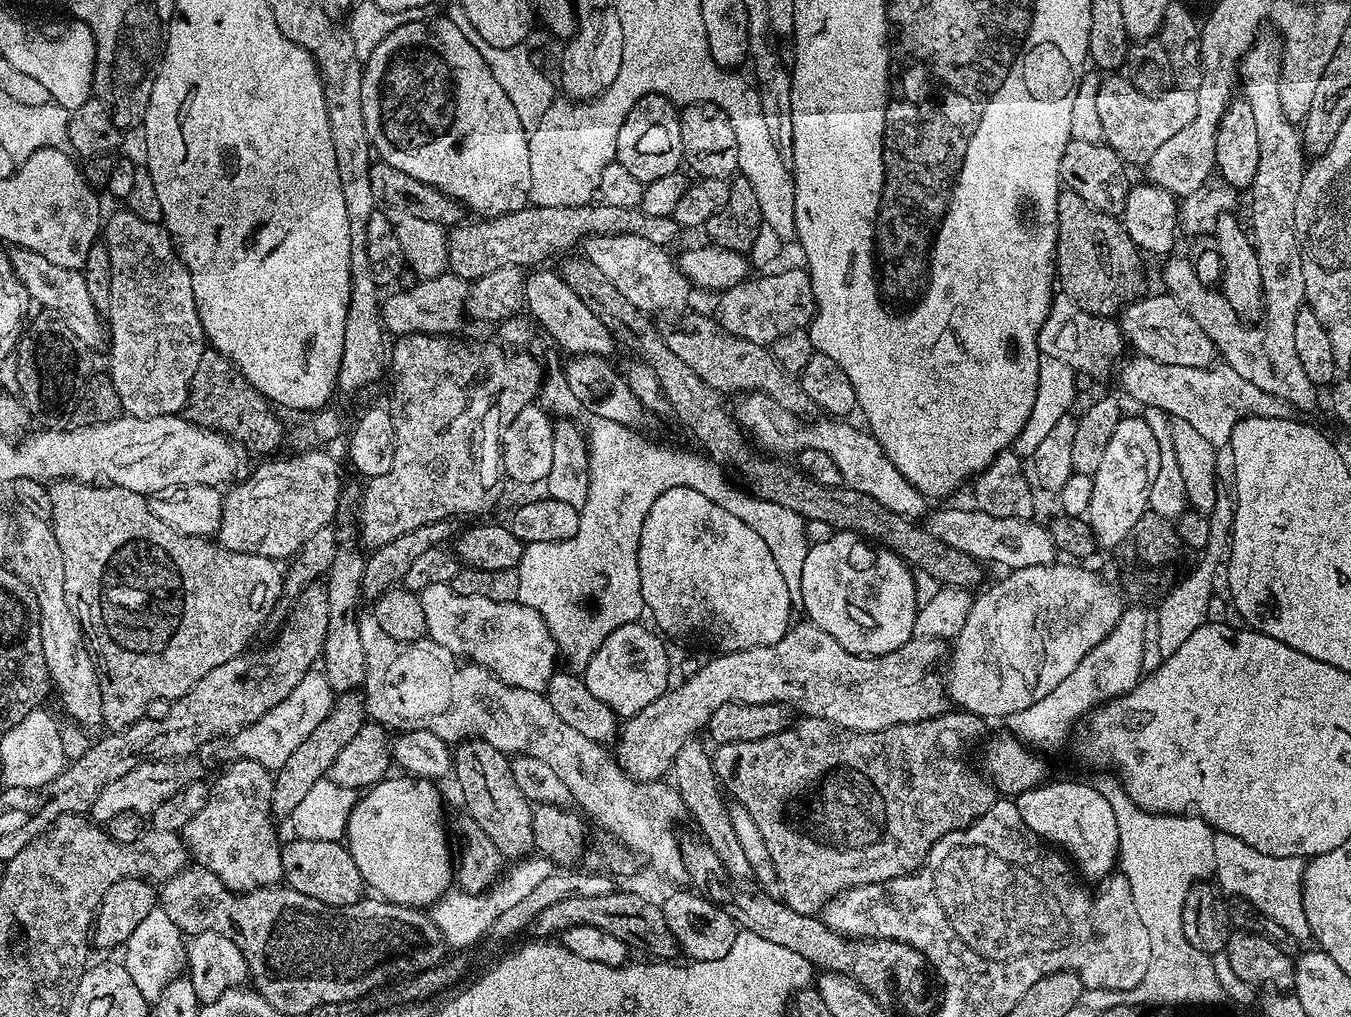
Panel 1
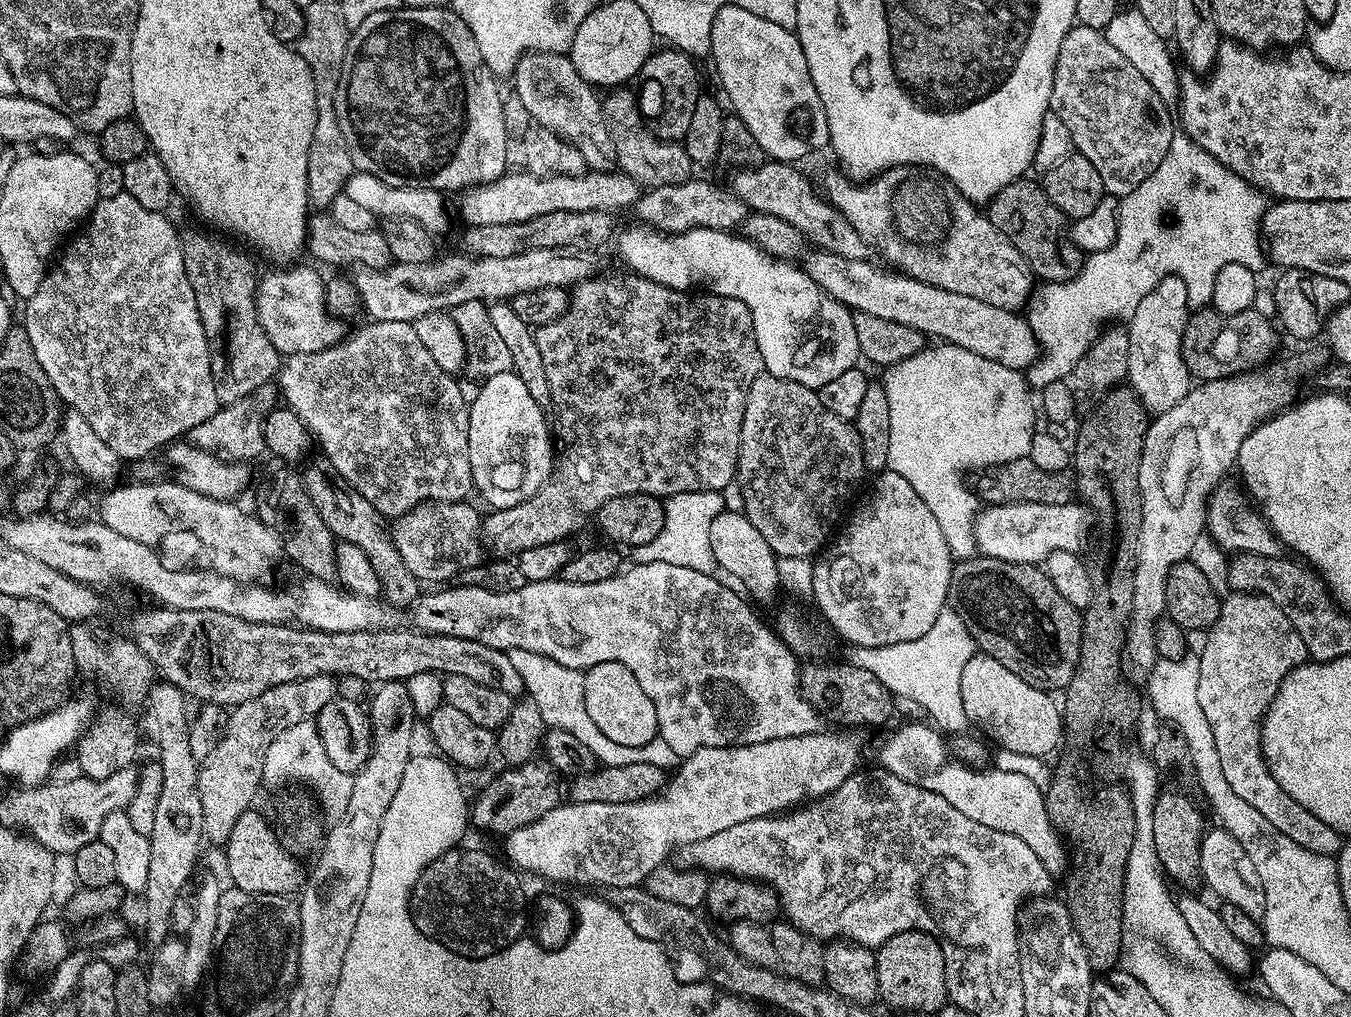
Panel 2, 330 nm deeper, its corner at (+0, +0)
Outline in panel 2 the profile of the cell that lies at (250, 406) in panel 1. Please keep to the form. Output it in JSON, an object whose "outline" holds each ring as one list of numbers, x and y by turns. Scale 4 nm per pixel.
{"outline":[[192,228,189,232,186,230,180,232,180,245,182,246,182,262,186,266,186,274,190,278,190,286,194,290,194,302,198,302,198,318,202,318,202,330,206,330,206,338,208,339,208,349,210,350,210,366,214,374,214,386,216,393,220,399,221,405,233,404,235,400,242,400,252,395,256,389,262,385,269,383,279,373,282,363,282,357,277,352,275,346,270,342,268,335,262,330,262,326,258,322,258,314,256,313,256,286,258,283,257,273,252,273,252,260,243,252,243,247,235,248,231,239,225,238,220,234,213,234,211,231,199,232,198,229]]}

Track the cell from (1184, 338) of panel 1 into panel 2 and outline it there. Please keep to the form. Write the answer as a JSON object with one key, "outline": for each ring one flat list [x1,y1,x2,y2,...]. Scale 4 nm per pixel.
{"outline":[[899,164,871,180,857,182,843,171,835,171,825,174,823,195,847,218,850,226,862,234,868,245,875,251,877,248,889,260,887,263,893,269,918,278,918,282,950,290,953,294,967,294,981,302,990,302,990,306,1020,310,1027,305,1034,291,1034,273,1026,258,1014,250,1010,238,990,222,987,214,967,200,958,186,954,186,954,182,947,180,941,172,925,168,923,164]]}

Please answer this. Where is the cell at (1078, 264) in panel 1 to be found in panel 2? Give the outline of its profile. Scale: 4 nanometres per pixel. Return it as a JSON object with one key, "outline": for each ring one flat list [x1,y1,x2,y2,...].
{"outline":[[1028,179,1015,180,1010,182,1010,186,998,190,995,198,988,201,986,214,990,222,994,222,994,226,998,226,1002,234,1006,234,1006,238,1010,238,1014,250,1018,250,1018,254,1026,258,1033,273,1039,279,1041,276,1041,281,1060,284,1063,280,1078,275,1086,256,1072,241,1069,217,1065,216,1062,210,1058,210,1054,202,1050,202,1050,198,1037,181,1035,184]]}

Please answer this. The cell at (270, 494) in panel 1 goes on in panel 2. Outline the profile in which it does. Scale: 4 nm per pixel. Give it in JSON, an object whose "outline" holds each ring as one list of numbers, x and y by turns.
{"outline":[[434,500,421,502,410,509,405,516,395,517,391,526,390,535,394,547,399,550,402,561,409,567,410,573,414,574,420,582,429,580,429,585,436,586,441,582,451,581,462,570,470,570,478,566,485,559,486,549,480,538,480,526,482,523,481,513,476,513,468,505,468,502,453,502,450,500]]}

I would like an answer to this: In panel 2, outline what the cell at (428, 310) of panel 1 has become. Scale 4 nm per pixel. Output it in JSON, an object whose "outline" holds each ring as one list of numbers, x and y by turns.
{"outline":[[276,266,273,272,259,277,256,286,256,313,262,330,268,335,281,357,287,358,294,354,314,354,318,350,326,350,340,343,346,335,345,321,332,315,326,306,324,297,325,277,319,276,312,268,292,268,296,266]]}

